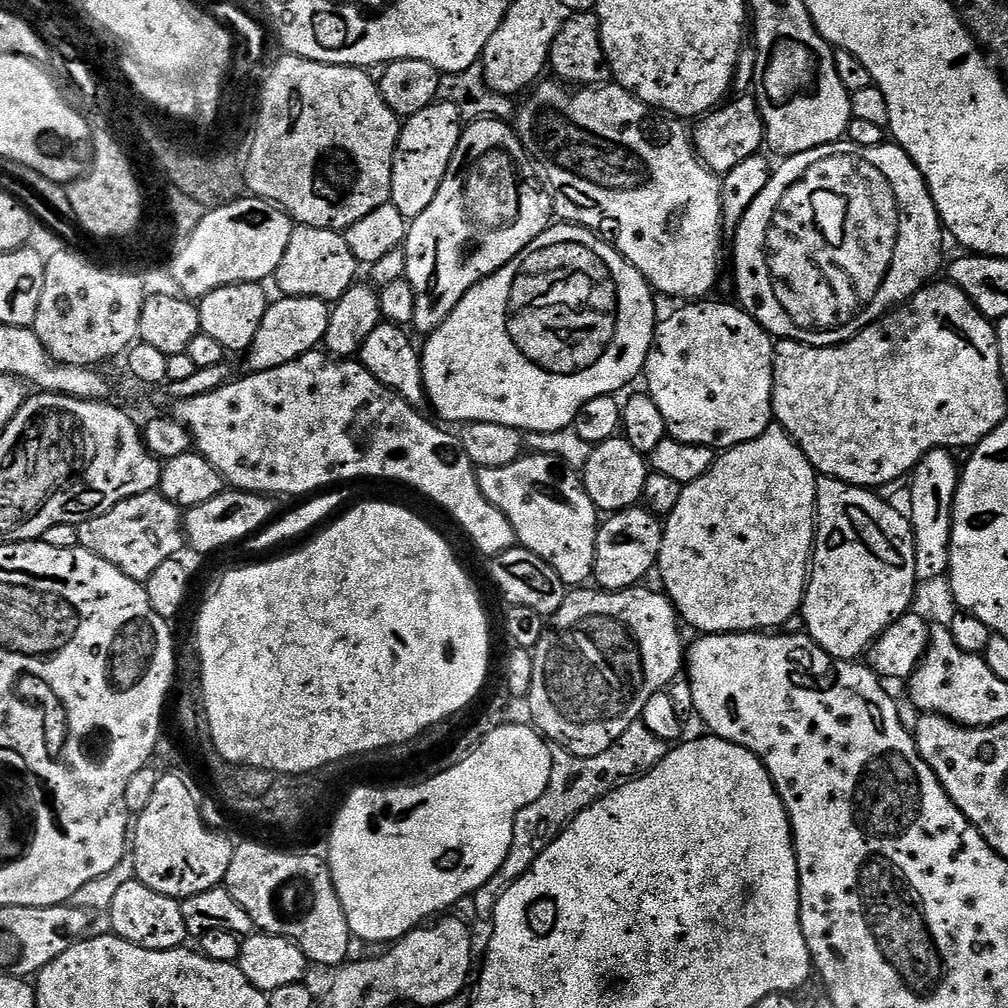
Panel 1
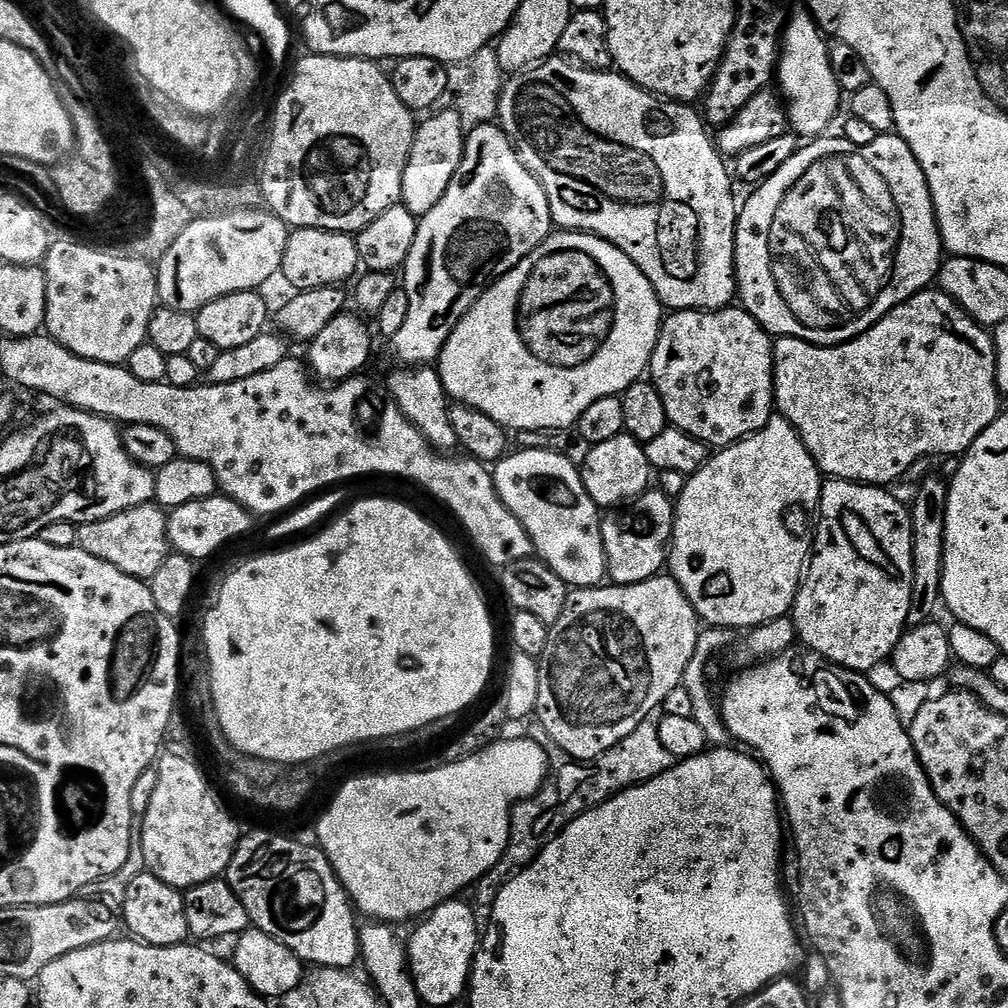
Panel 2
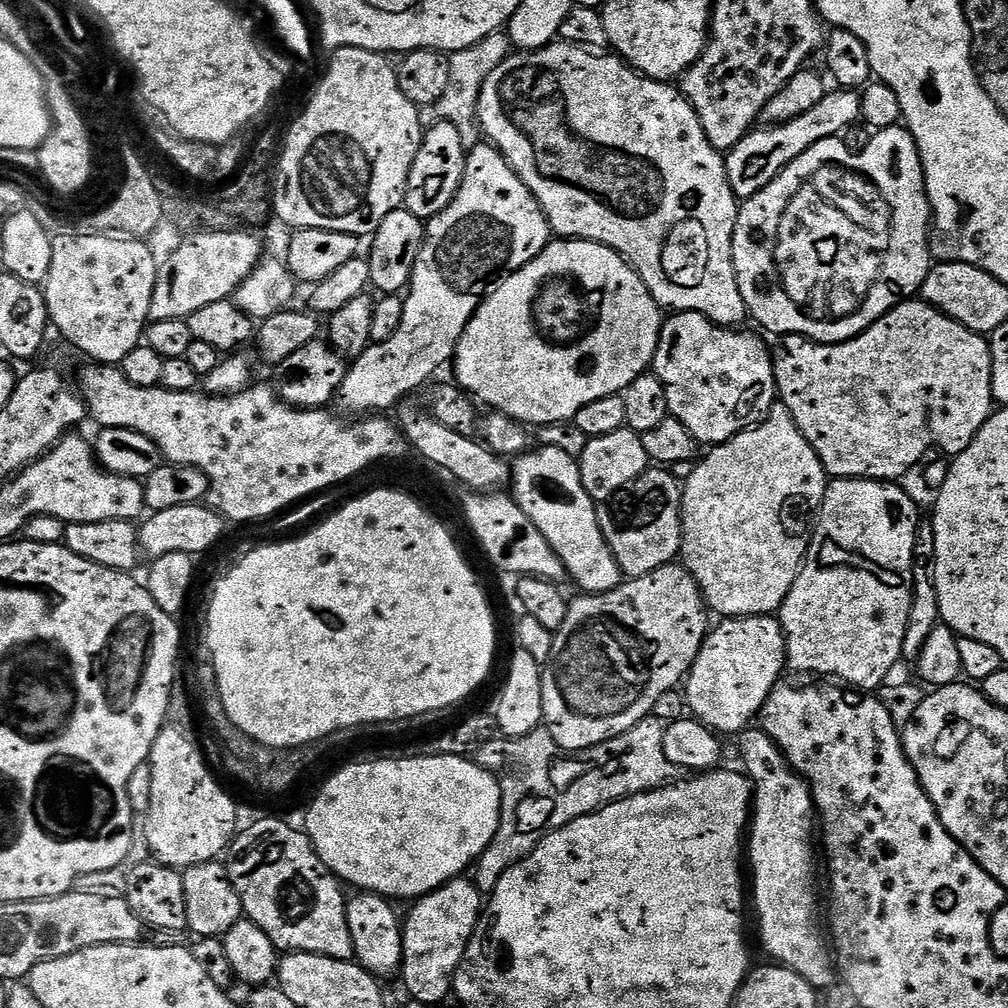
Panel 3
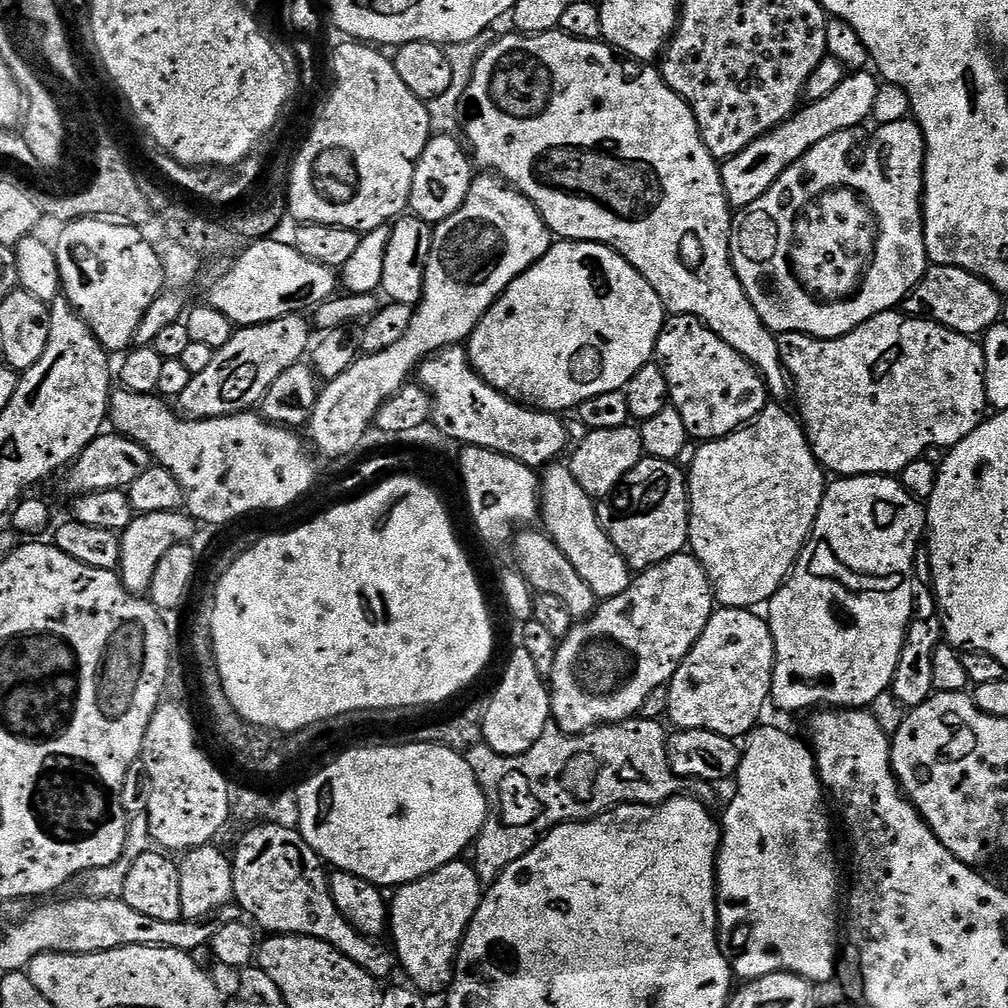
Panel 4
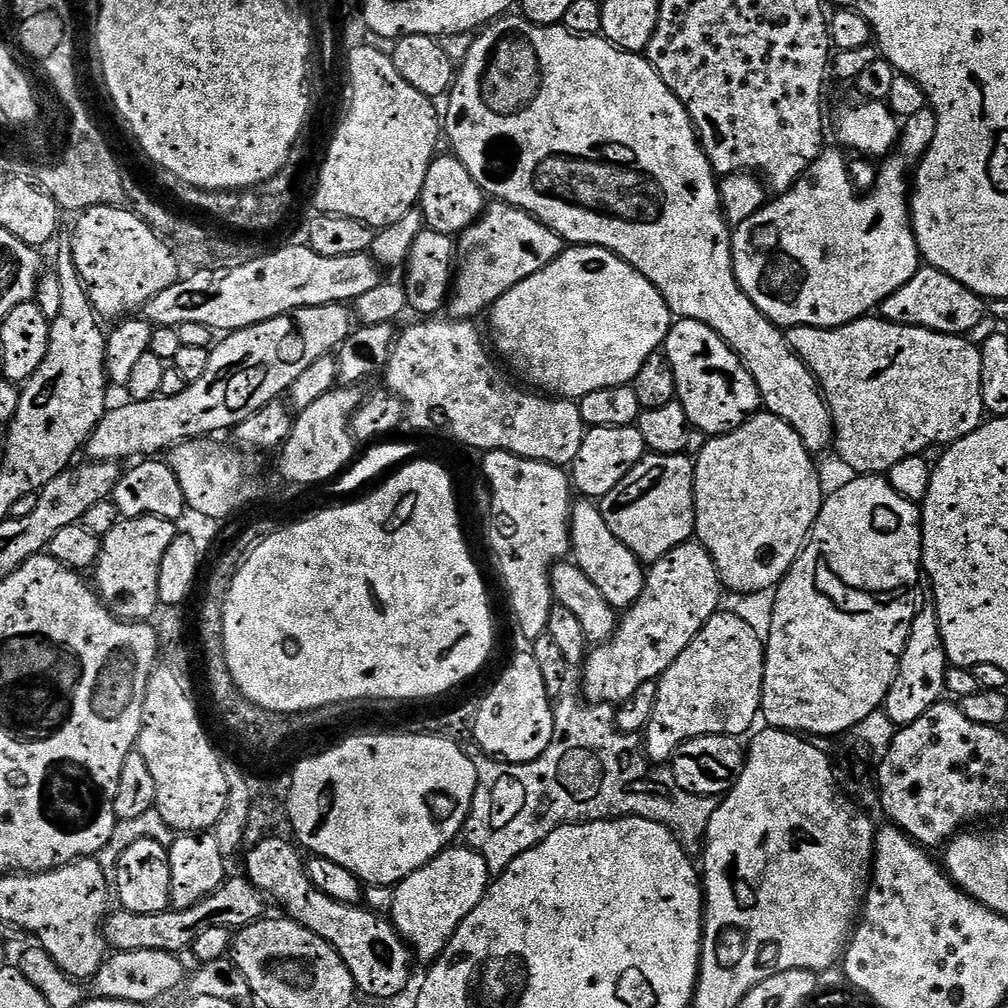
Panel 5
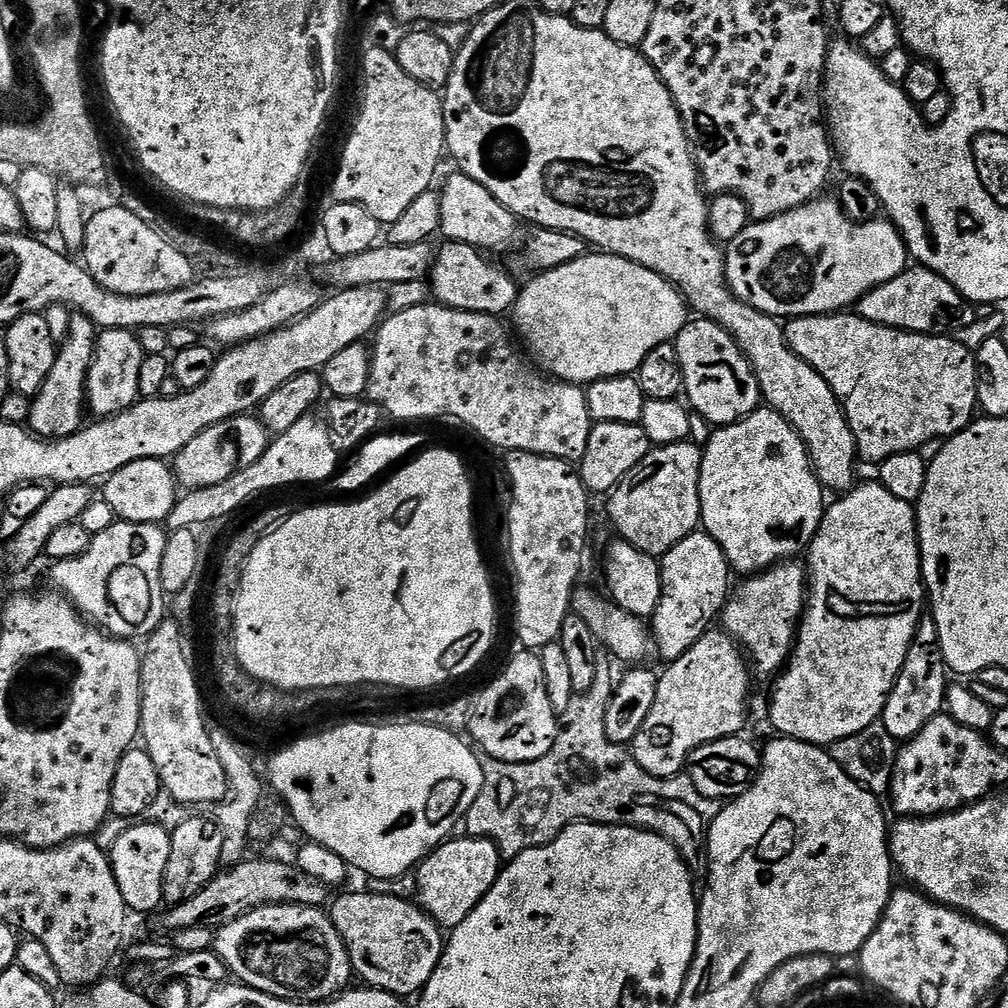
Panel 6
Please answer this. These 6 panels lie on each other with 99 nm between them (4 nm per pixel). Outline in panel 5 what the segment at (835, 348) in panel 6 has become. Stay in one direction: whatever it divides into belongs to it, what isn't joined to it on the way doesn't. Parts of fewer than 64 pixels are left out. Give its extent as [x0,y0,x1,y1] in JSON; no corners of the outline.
[787,318,986,474]

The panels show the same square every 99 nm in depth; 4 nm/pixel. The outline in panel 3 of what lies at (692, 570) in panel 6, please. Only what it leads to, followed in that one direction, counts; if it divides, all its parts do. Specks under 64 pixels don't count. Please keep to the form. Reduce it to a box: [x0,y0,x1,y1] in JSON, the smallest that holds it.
[542,562,710,752]

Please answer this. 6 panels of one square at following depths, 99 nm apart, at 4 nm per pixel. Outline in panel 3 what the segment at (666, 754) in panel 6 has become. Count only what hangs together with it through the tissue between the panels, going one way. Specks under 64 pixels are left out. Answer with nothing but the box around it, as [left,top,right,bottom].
[686,615,788,734]

